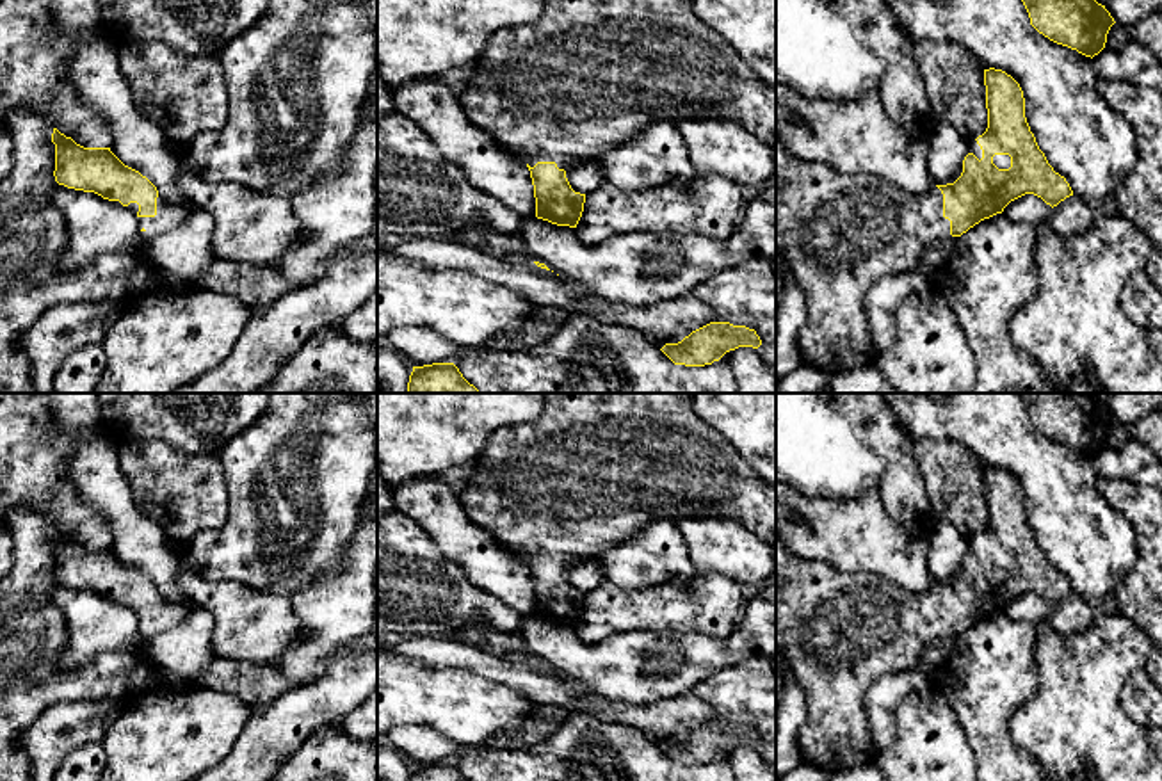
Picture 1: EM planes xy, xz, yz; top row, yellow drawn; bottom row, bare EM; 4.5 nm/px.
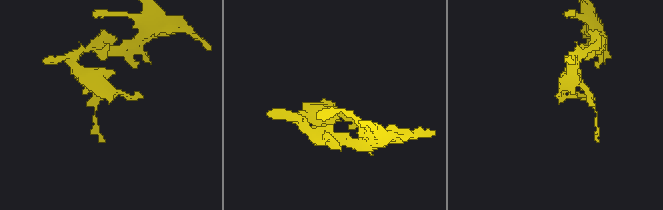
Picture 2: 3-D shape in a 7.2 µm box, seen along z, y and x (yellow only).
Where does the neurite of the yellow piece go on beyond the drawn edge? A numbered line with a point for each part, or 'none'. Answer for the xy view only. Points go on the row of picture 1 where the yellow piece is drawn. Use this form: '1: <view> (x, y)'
1: xy (168, 217)

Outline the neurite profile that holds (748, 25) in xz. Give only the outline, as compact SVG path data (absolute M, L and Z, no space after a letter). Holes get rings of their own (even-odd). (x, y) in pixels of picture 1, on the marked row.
M692 0L698 16L776 91L776 0Z

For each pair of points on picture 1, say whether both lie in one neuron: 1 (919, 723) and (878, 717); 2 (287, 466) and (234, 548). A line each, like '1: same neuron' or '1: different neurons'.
1: different neurons
2: same neuron

